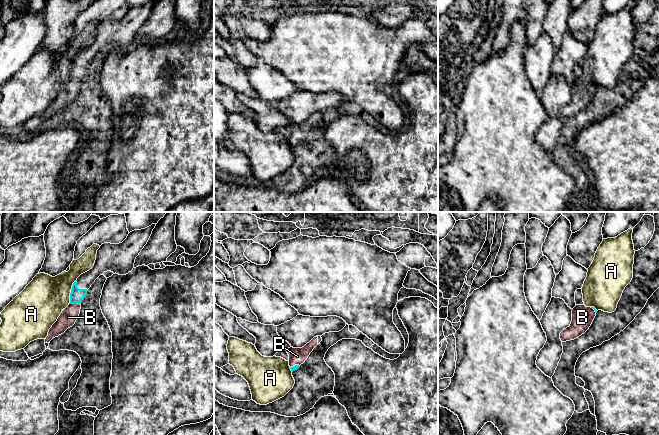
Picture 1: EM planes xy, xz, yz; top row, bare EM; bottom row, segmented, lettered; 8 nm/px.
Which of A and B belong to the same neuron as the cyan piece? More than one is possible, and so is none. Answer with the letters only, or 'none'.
B

